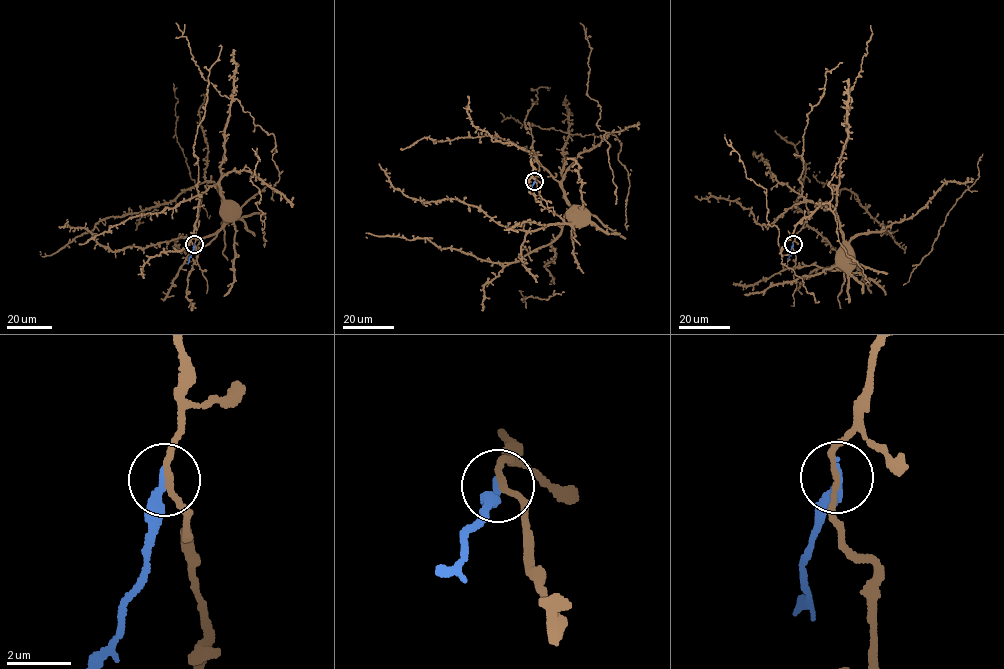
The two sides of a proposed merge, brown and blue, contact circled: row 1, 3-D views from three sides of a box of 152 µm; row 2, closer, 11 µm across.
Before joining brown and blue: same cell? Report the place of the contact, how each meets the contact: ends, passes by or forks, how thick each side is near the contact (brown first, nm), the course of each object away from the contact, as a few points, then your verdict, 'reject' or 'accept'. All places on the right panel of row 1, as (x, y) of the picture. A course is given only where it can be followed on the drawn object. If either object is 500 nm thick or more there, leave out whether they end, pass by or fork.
(793, 244) | brown passes by | blue ends | 150/300 nm | brown via (792, 244), (808, 215), (806, 201), (809, 201), (826, 207), (838, 221), (842, 255) | blue via (792, 244), (787, 259) | reject

